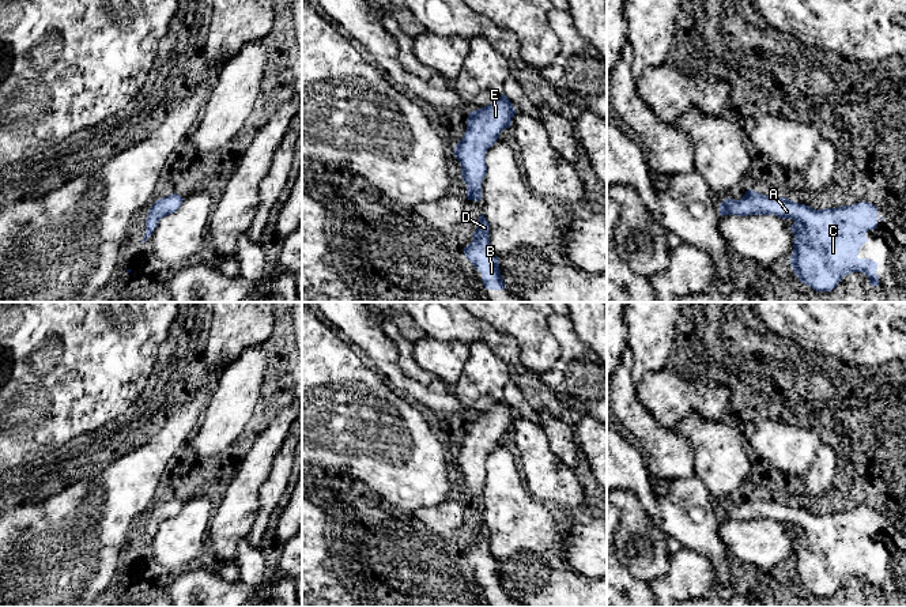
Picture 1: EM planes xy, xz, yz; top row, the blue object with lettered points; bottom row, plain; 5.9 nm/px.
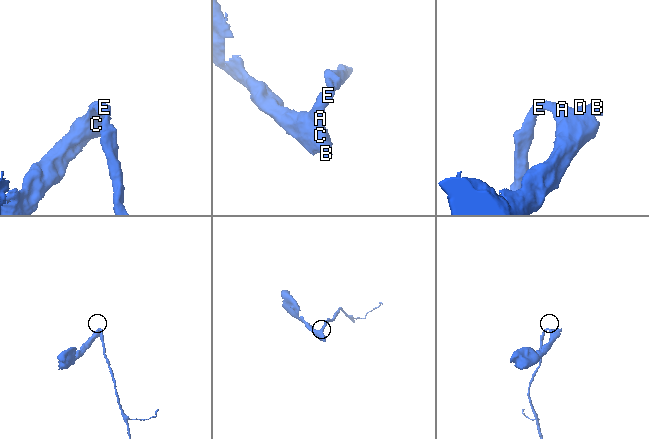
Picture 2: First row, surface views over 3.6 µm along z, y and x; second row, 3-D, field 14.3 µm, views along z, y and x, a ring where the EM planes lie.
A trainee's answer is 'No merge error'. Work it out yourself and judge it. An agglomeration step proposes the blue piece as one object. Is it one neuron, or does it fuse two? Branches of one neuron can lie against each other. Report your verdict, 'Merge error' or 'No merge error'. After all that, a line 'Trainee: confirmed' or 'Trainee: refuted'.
No merge error
Trainee: confirmed

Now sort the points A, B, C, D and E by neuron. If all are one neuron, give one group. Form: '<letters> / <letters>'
A B C D E

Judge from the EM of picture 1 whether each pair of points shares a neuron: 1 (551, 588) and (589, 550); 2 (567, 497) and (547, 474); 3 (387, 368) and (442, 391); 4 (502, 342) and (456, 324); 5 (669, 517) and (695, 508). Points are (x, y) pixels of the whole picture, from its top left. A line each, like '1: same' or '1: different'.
1: different
2: same
3: same
4: same
5: same

